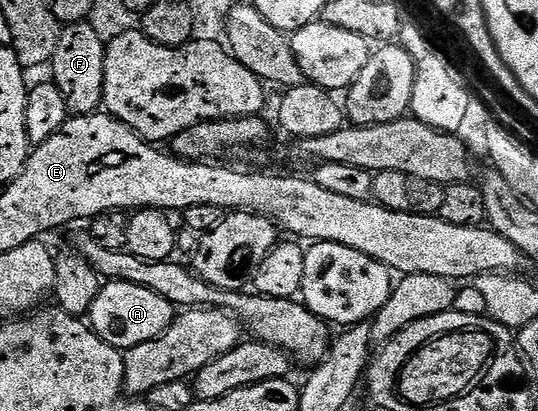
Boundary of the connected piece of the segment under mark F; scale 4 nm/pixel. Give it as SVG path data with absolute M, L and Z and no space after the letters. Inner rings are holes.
M90 22L65 24L50 61L51 83L62 94L72 116L90 116L101 111L104 103L104 79L106 78L106 42L98 38Z

